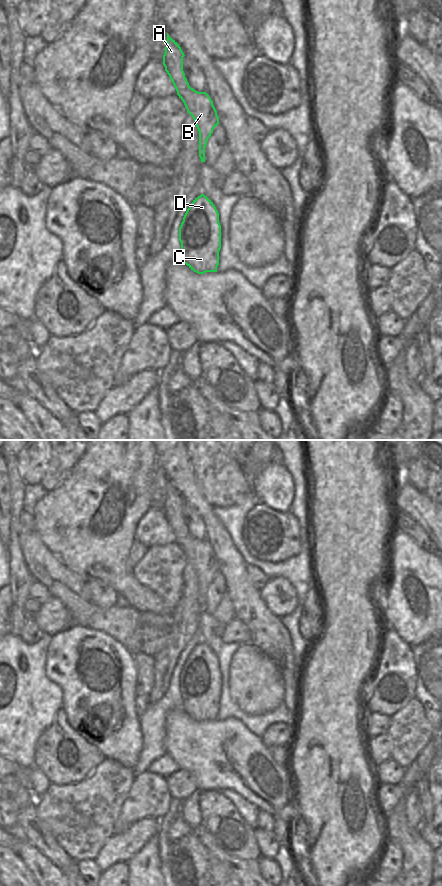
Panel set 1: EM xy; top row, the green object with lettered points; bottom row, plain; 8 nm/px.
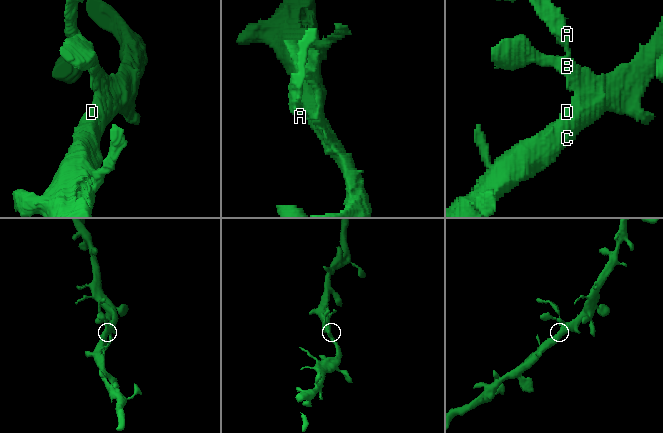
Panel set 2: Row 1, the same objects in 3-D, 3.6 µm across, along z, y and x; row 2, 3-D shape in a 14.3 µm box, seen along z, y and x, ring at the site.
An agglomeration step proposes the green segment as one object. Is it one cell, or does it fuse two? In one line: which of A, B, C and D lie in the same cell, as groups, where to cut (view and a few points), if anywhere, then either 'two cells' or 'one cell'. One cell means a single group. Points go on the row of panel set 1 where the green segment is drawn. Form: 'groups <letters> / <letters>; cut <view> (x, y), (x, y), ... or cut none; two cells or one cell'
groups A / B C D; cut xy (189, 86), (177, 92); two cells

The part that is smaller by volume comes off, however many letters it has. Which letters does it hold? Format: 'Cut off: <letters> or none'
Cut off: A

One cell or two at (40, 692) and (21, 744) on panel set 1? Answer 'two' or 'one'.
one

